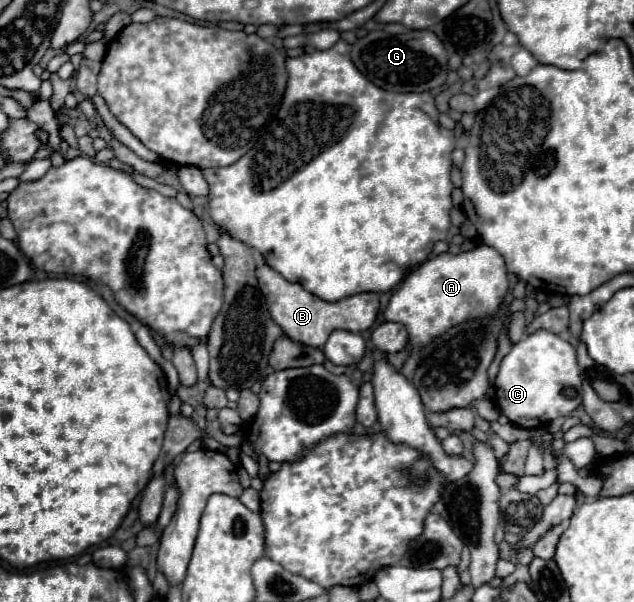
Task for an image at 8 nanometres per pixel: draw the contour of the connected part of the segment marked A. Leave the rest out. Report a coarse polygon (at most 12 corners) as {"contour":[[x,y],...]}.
{"contour":[[487,245],[419,265],[385,319],[419,349],[493,315],[507,293]]}

